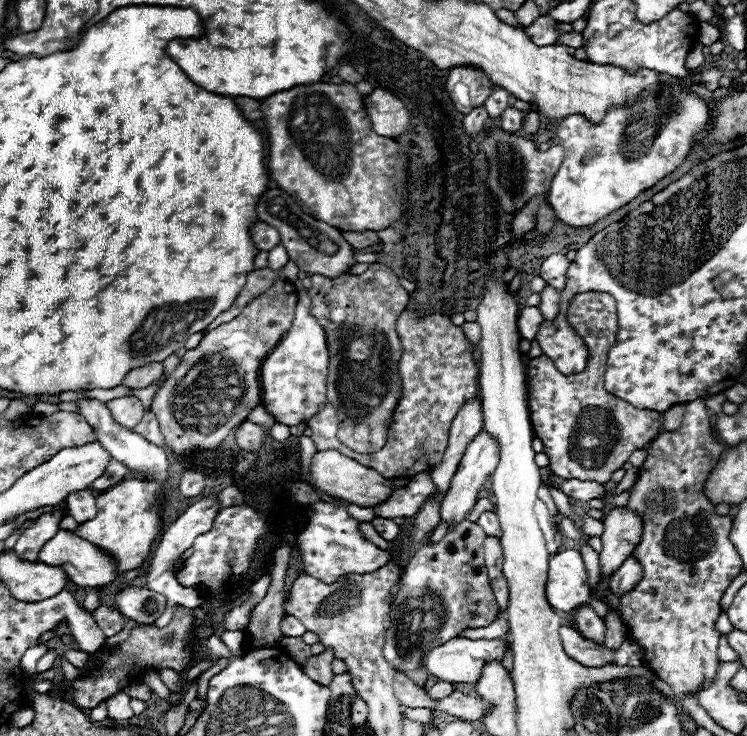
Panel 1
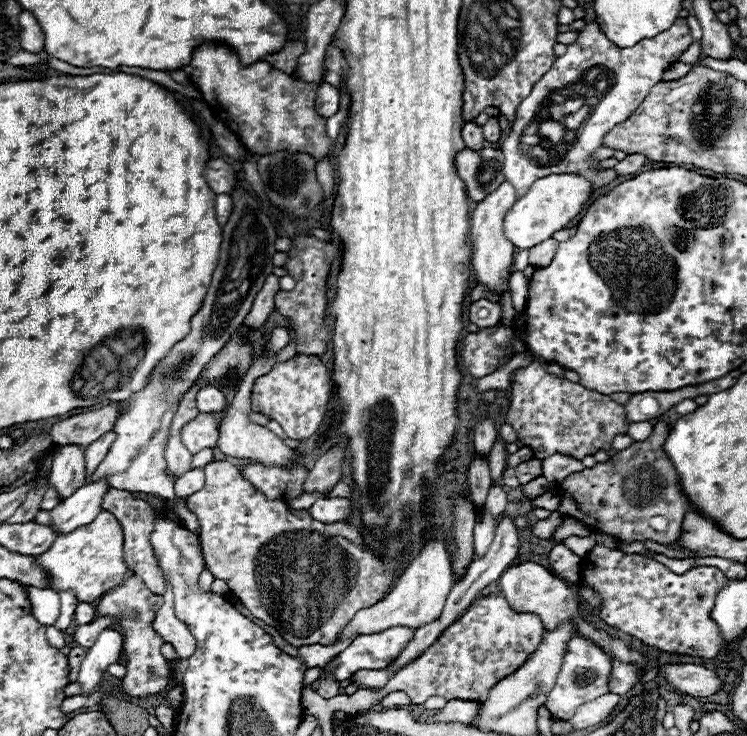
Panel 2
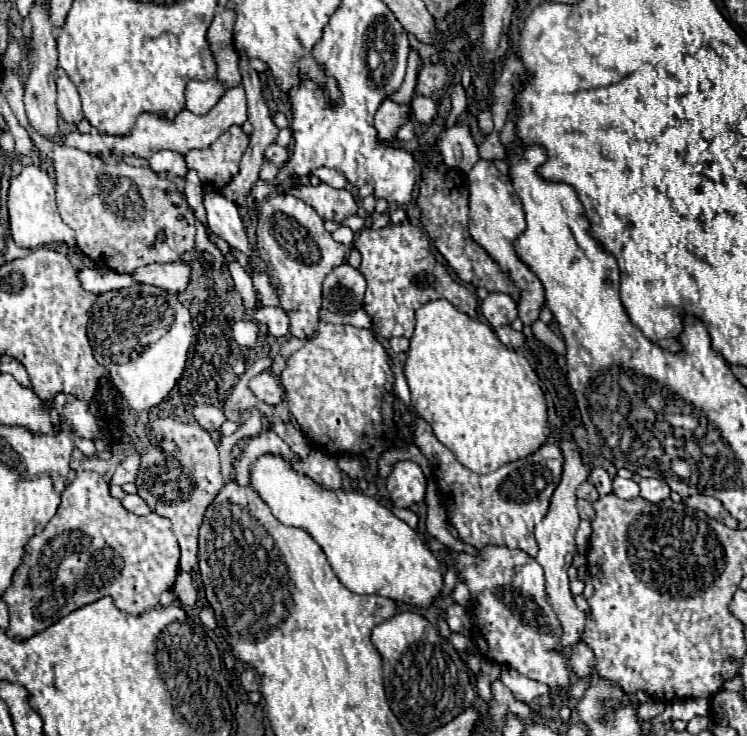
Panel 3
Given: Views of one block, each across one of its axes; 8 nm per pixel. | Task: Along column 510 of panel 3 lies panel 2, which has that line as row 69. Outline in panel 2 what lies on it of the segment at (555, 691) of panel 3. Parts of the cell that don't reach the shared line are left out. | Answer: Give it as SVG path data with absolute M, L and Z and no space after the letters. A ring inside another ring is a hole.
M678 62L678 64L674 64L674 66L670 66L670 68L666 70L664 80L678 80L678 78L686 76L692 66L694 66L694 64L682 64L682 62Z

